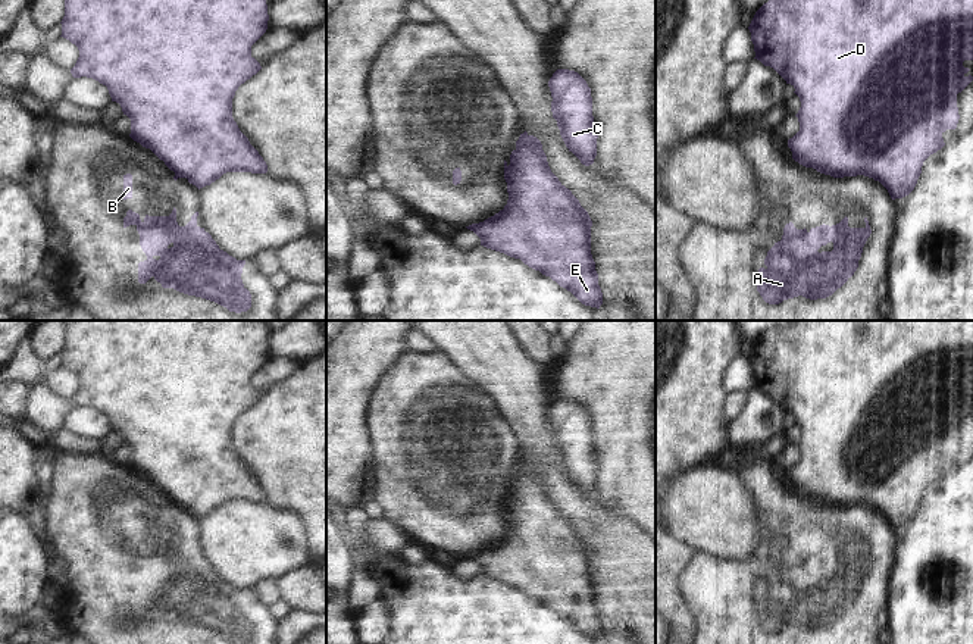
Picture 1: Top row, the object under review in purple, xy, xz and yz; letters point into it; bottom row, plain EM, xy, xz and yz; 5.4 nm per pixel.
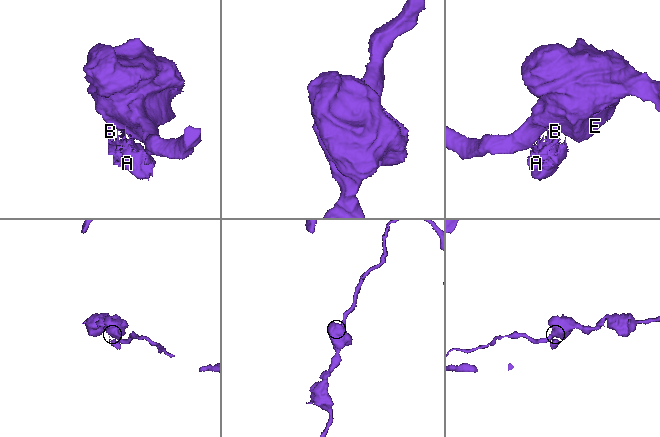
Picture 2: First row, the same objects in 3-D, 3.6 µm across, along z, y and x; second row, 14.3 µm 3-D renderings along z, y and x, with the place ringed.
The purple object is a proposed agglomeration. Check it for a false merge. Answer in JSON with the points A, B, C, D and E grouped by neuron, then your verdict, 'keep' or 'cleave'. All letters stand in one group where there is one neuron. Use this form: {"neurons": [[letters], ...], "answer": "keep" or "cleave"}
{"neurons": [["A", "B"], ["C", "D", "E"]], "answer": "cleave"}

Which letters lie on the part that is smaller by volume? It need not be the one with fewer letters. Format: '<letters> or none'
A, B

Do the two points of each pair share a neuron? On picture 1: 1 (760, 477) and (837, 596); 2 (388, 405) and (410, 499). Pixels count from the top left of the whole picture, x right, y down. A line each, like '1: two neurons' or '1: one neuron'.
1: one neuron
2: one neuron

